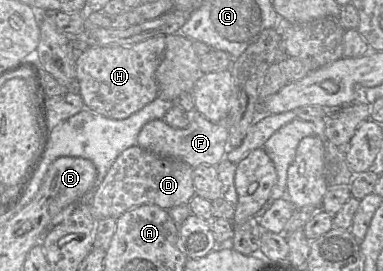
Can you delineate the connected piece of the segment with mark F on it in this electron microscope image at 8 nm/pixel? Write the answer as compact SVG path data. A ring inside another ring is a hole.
M194 110L189 113L189 124L183 129L169 126L164 119L149 121L139 132L137 143L158 156L178 159L195 168L201 164L216 166L228 152L228 137L227 124L213 123Z

